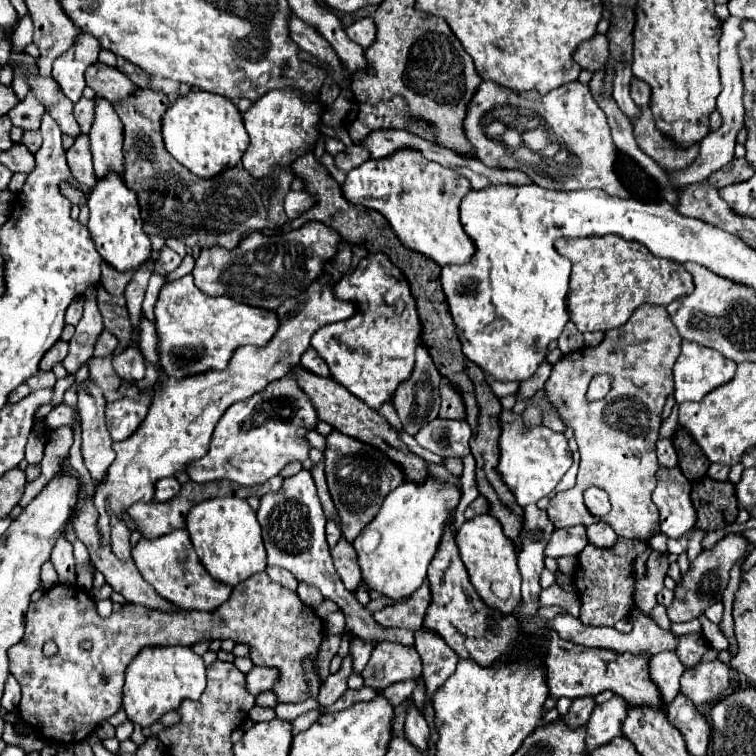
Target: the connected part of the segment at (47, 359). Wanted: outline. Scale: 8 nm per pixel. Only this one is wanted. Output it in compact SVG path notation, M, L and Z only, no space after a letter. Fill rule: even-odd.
M57 341L57 343L45 353L45 357L41 359L41 365L39 365L39 367L41 367L43 371L49 371L55 363L59 363L59 361L65 359L67 349L69 349L69 343L67 343L67 341Z

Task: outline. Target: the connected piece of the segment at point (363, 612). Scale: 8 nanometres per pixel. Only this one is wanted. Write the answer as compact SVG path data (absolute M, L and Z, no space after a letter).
M301 469L297 475L291 475L283 479L283 487L275 493L267 493L261 497L261 507L257 511L257 519L263 529L263 543L267 549L267 563L283 567L295 575L297 581L315 587L323 593L323 597L335 601L343 611L347 619L347 627L351 631L369 643L381 643L381 641L397 641L403 645L413 645L413 631L409 629L395 629L395 627L383 627L379 625L373 615L353 597L351 591L343 589L343 583L339 581L339 575L335 573L327 535L325 535L325 513L317 497L317 489L313 483L313 477L307 469Z

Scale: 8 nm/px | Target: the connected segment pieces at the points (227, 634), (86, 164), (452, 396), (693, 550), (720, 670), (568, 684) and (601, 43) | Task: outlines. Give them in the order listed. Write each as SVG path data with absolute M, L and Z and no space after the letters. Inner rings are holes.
M257 573L247 581L233 587L231 597L219 609L207 611L179 611L179 613L163 613L143 605L127 603L121 611L113 613L107 619L101 619L95 611L95 603L85 589L75 589L67 585L55 585L49 589L39 601L29 605L25 613L25 635L23 639L9 649L9 671L21 685L21 703L19 715L21 719L31 725L33 731L43 735L49 743L55 745L77 745L85 741L99 723L109 719L121 707L121 687L125 679L125 669L133 661L133 657L151 645L195 645L203 639L233 639L235 643L247 643L251 647L251 661L261 667L277 667L281 671L279 683L273 687L279 701L299 703L309 699L307 695L307 681L303 677L301 661L305 657L313 657L317 665L317 651L323 641L323 621L317 613L299 601L297 595L273 583L267 573ZM55 641L59 651L53 657L43 655L43 643ZM81 641L91 641L93 647L89 651L81 649Z
M81 135L73 147L67 151L67 163L71 169L71 175L79 185L87 185L89 189L97 183L93 163L91 163L91 151L89 151L89 137Z
M447 381L441 385L441 411L439 417L443 419L465 419L465 405L463 405L463 397L459 397L459 393L455 393L455 389L451 389L451 385L447 385Z
M695 529L695 535L689 541L687 556L689 561L693 561L703 550L701 541L706 535L706 532L701 531L700 529Z
M723 661L697 663L687 667L681 675L681 693L695 705L719 701L729 687L731 667Z
M549 631L549 643L545 645L543 655L539 655L539 661L543 663L547 673L549 695L555 699L559 697L577 699L611 689L617 695L623 695L629 705L655 705L655 709L665 711L663 695L649 677L649 659L651 657L631 657L631 653L611 653L607 649L575 645L563 641L555 631Z
M595 35L589 41L583 41L577 51L573 53L573 59L581 65L581 69L587 69L591 73L601 71L609 57L609 41L605 35Z

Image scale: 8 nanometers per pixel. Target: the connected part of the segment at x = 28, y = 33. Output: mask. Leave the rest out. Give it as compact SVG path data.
M25 15L23 19L19 19L11 39L13 48L10 55L21 52L22 49L33 42L33 23L31 23L29 15Z

